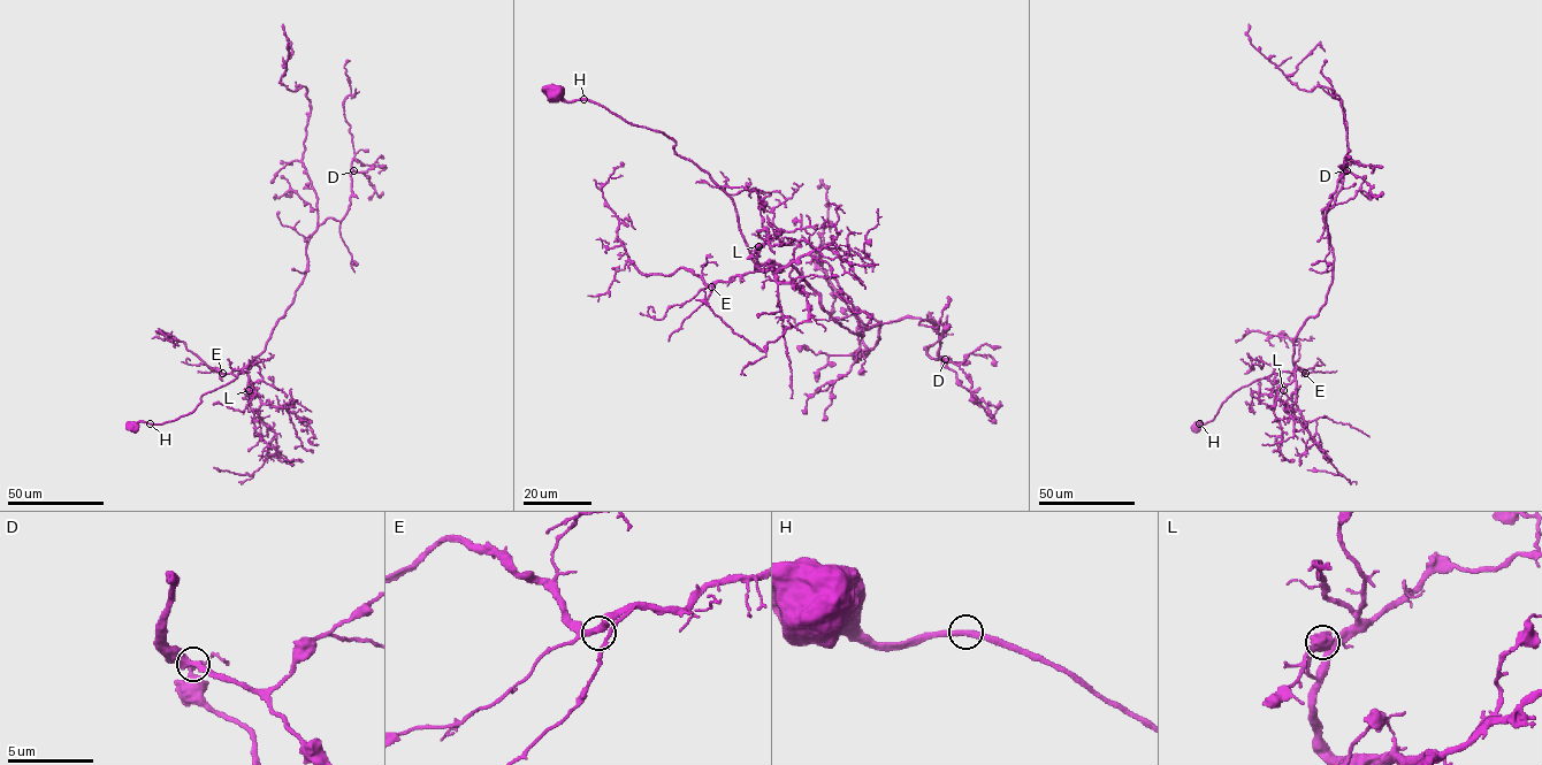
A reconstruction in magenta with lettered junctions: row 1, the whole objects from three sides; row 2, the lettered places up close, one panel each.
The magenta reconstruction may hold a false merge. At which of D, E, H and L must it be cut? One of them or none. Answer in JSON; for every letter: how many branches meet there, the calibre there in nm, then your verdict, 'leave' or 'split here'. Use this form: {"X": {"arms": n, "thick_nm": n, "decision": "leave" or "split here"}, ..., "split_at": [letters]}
{"D": {"arms": 2, "thick_nm": 460, "decision": "leave"}, "E": {"arms": 2, "thick_nm": 400, "decision": "leave"}, "H": {"arms": 2, "thick_nm": 320, "decision": "leave"}, "L": {"arms": 2, "thick_nm": 700, "decision": "leave"}, "split_at": []}

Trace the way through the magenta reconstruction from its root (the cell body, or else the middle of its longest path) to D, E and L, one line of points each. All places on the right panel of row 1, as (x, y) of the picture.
D: (1197, 426), (1239, 388), (1295, 370), (1294, 341), (1333, 280), (1323, 217), (1346, 170)
E: (1197, 426), (1211, 421), (1234, 391), (1256, 380), (1281, 372), (1294, 372), (1297, 367), (1305, 373)
L: (1197, 426), (1211, 421), (1221, 404), (1239, 388), (1274, 373), (1294, 372), (1295, 379), (1283, 390)

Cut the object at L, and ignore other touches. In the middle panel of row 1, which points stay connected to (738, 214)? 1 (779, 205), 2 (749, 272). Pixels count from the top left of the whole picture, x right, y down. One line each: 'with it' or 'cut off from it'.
1: cut off from it
2: with it

